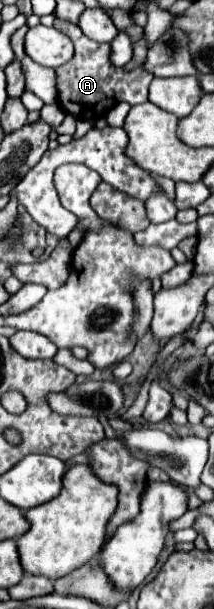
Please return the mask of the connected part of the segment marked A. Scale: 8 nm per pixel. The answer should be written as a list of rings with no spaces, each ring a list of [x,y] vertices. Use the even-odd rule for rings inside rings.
[[[61,19],[55,21],[55,27],[63,31],[75,43],[73,59],[57,69],[59,103],[67,113],[79,119],[93,119],[95,115],[103,115],[107,109],[111,109],[119,101],[127,101],[129,105],[147,101],[147,89],[149,89],[149,83],[153,81],[153,75],[149,75],[143,67],[137,67],[131,73],[123,69],[115,69],[109,61],[109,51],[111,51],[109,43],[91,41],[89,37],[83,35],[79,27],[73,27],[71,23],[65,23]]]

